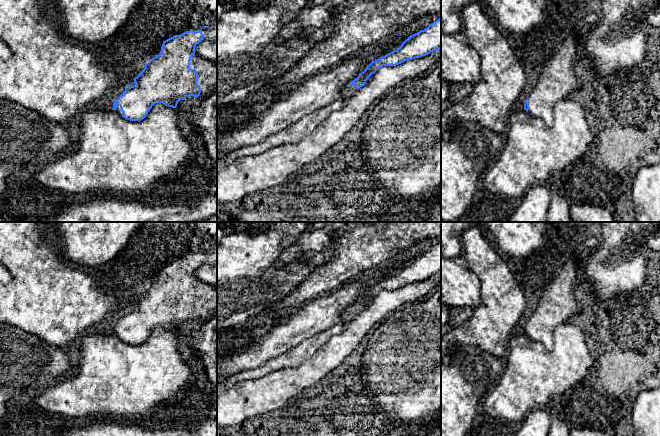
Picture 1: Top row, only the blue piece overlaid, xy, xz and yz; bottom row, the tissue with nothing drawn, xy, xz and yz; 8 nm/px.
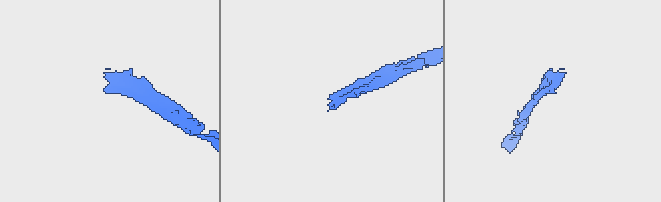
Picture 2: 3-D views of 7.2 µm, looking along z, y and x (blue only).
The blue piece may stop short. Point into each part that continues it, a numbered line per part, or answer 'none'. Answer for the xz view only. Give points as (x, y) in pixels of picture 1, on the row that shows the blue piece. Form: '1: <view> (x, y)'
1: xz (307, 124)

